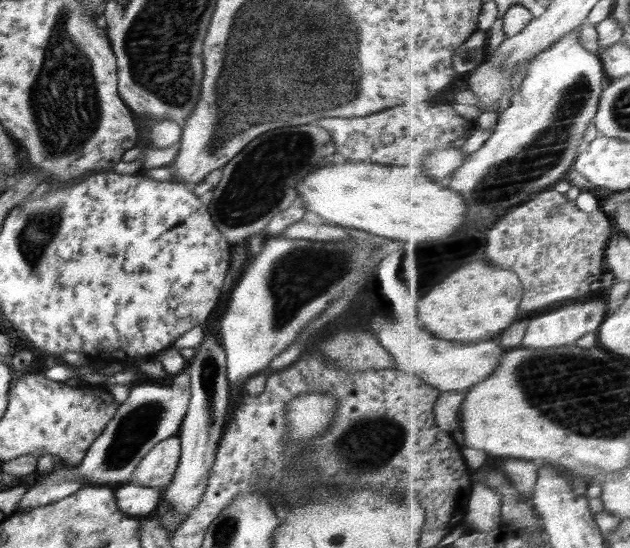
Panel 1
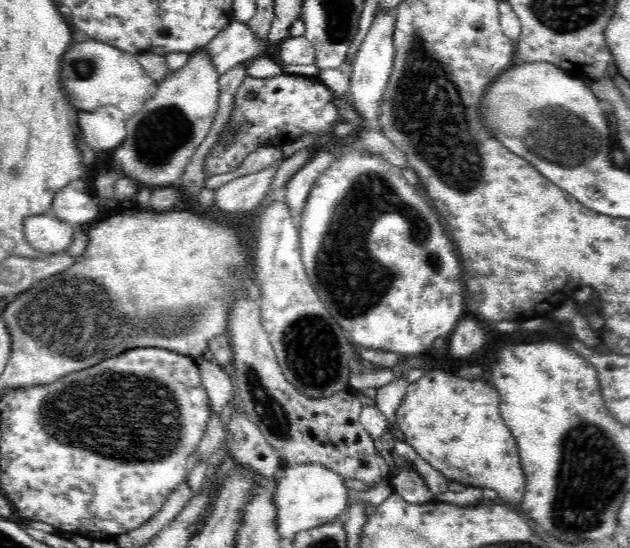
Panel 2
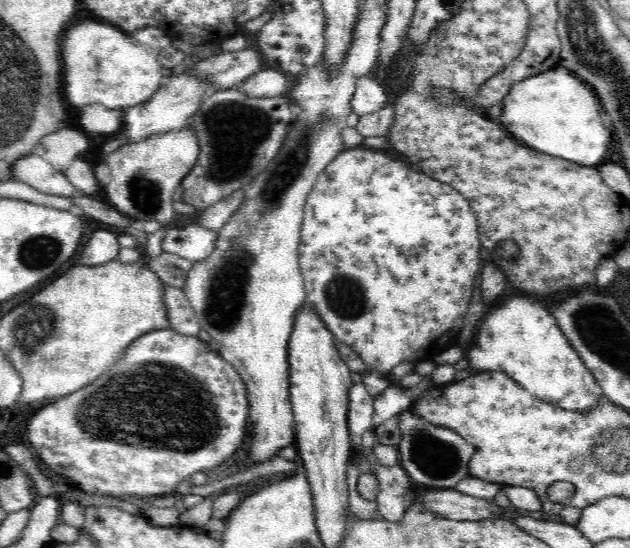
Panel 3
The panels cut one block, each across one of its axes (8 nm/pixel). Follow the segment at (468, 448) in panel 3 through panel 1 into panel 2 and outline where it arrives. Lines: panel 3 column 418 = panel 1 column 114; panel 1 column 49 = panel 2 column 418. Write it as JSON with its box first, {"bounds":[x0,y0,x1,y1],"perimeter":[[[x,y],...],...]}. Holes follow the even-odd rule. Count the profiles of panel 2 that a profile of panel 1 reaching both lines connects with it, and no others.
{"bounds":[391,470,435,504],"perimeter":[[[402,470],[392,477],[391,487],[408,504],[424,504],[435,500],[435,494],[428,490],[428,485],[414,470]]]}

